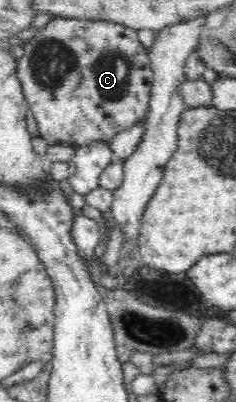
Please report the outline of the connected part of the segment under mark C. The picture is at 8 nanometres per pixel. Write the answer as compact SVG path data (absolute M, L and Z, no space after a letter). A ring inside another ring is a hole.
M55 17L49 21L45 27L23 45L24 55L20 57L17 65L19 70L19 78L23 84L23 93L27 98L27 103L30 111L33 113L40 137L47 141L49 146L55 144L67 144L79 149L83 145L91 143L91 140L113 140L121 131L125 131L133 127L141 118L145 118L148 113L151 97L151 89L153 87L154 73L151 67L151 60L148 52L139 38L137 38L136 31L129 29L123 25L117 25L113 22L84 20L73 18L59 18Z

